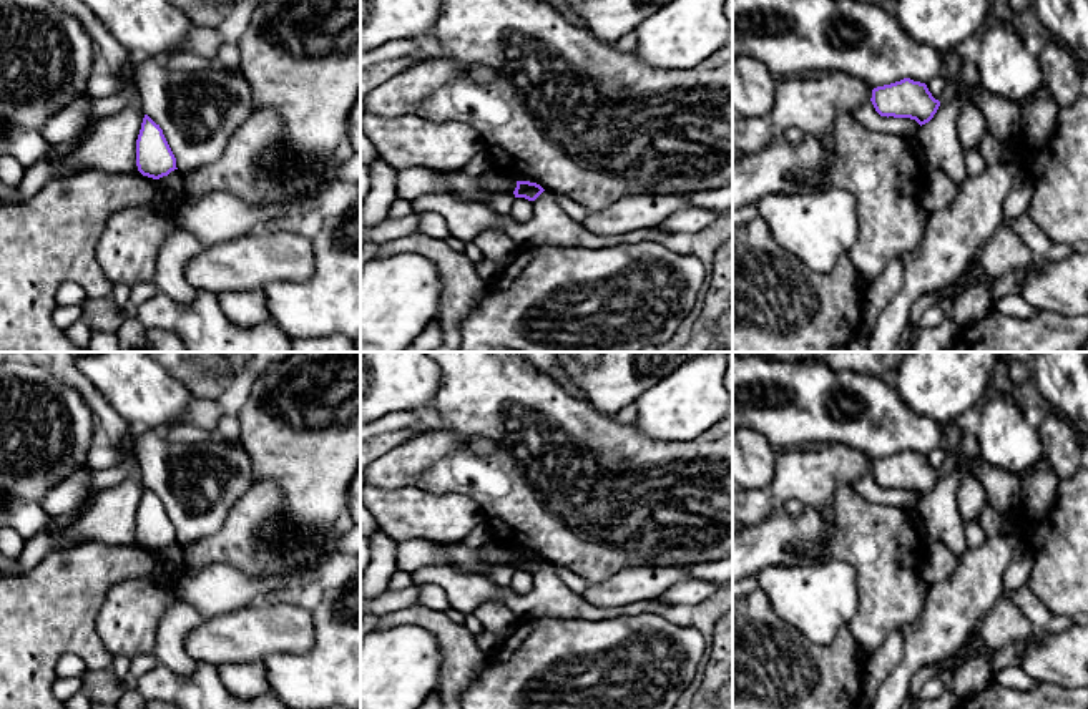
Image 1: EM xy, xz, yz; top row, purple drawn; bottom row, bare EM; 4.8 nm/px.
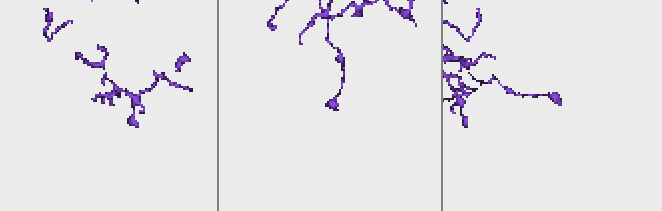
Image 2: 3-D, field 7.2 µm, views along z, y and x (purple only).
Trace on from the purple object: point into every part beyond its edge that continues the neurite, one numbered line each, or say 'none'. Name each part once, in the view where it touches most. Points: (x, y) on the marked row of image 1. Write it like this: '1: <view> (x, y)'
none

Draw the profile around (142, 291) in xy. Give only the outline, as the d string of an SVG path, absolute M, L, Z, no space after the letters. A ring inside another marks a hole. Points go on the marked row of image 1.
M140 281L131 286L128 306L131 309L136 309L143 302L146 302L149 297L153 297L156 292L158 292L158 287L153 281Z

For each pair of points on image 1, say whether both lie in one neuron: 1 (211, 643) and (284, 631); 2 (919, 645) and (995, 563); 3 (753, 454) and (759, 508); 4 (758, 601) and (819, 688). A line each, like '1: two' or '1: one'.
1: one
2: one
3: two
4: one

